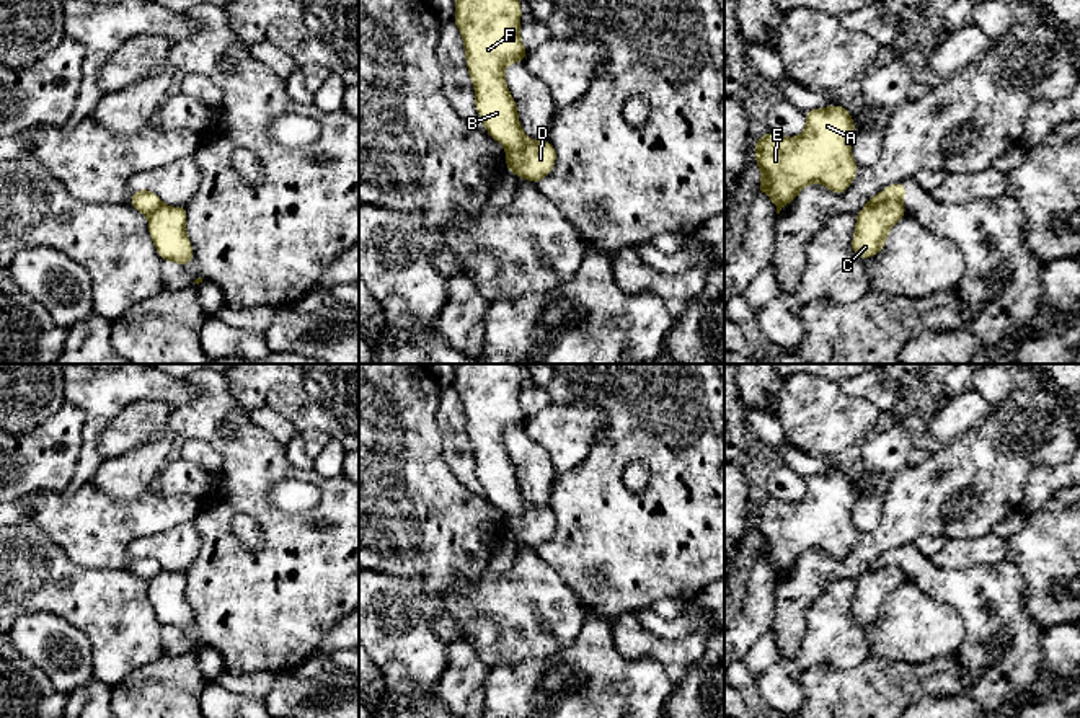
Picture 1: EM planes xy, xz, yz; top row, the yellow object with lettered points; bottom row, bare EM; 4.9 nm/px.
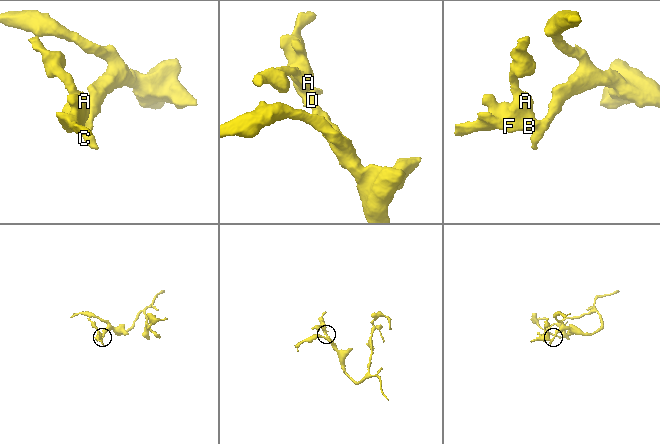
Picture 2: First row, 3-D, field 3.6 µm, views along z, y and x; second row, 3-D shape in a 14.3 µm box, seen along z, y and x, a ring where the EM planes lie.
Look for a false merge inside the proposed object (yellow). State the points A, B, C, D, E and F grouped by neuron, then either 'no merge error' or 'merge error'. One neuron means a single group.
A B E F / C D; merge error

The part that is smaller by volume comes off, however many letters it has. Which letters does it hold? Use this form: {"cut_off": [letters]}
{"cut_off": ["A", "B", "E", "F"]}

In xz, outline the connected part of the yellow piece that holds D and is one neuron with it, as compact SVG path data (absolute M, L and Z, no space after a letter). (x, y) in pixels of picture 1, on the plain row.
M525 503L524 512L506 519L506 532L517 543L538 548L550 540L556 527L556 517L550 506L538 507Z

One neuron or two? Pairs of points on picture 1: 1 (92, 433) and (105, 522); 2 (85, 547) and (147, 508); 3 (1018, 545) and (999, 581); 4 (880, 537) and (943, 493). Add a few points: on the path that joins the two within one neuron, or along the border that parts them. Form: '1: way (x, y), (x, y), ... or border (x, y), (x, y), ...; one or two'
1: border (85, 482), (67, 496), (59, 493); two
2: way (100, 536), (111, 526), (124, 526), (132, 521); one
3: border (1005, 557), (1022, 576), (1023, 596); two
4: way (896, 527), (927, 498); one

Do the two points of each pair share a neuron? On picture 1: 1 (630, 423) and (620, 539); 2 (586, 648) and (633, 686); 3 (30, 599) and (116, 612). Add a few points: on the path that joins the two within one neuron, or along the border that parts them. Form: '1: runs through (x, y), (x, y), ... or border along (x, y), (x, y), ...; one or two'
1: runs through (612, 452), (612, 509); one
2: runs through (597, 660), (622, 684); one
3: runs through (51, 599), (95, 599); one

